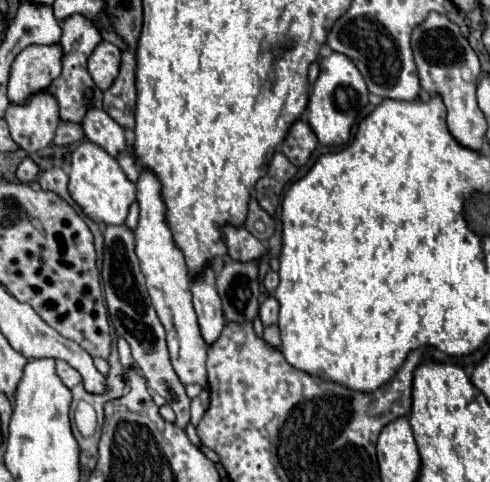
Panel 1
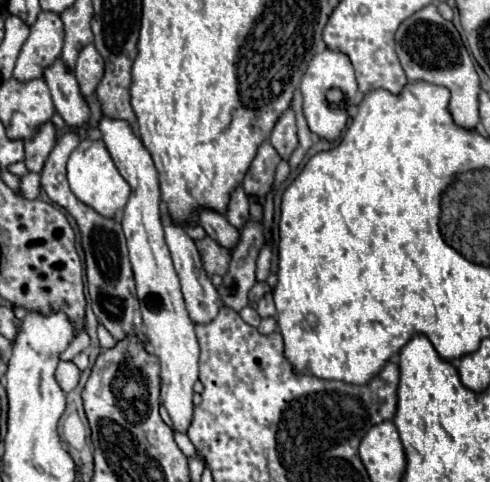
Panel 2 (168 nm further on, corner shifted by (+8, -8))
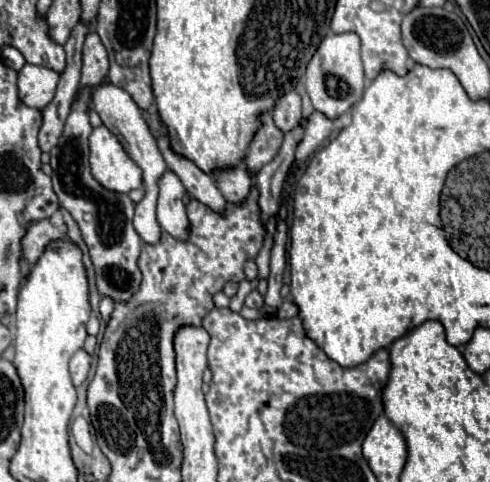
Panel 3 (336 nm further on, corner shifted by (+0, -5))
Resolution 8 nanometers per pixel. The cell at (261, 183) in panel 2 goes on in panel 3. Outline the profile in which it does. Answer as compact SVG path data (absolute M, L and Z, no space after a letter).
M268 111L260 113L260 121L262 121L262 125L254 133L250 149L246 153L246 165L252 173L260 171L262 165L266 165L268 161L272 161L272 157L276 157L276 153L282 145L282 139L284 139L284 133L274 125L272 115Z

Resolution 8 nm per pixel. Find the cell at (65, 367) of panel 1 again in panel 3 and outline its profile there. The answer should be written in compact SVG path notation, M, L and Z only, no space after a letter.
M84 349L76 351L74 357L70 359L70 373L72 373L72 381L76 387L86 381L88 371L90 371L90 361L92 361L92 357Z

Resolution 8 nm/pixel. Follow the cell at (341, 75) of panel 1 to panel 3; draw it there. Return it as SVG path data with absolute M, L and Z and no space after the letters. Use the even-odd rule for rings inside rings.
M346 31L346 33L330 33L326 35L314 57L310 59L308 67L306 67L306 91L312 99L312 105L316 111L322 111L326 117L336 119L340 117L344 111L348 111L352 107L354 101L360 99L360 93L364 93L366 87L366 77L364 77L364 69L362 69L362 61L360 61L360 39L356 33ZM328 75L336 75L340 77L346 85L348 85L348 93L344 97L330 97L326 91L326 77Z

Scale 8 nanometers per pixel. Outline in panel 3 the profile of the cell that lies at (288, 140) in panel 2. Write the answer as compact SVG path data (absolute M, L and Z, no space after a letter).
M288 91L284 93L274 109L272 109L272 117L274 117L274 123L286 133L288 129L296 127L302 119L302 101L300 101L300 95L296 91Z

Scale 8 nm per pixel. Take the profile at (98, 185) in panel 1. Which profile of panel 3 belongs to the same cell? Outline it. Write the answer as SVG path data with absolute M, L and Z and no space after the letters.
M104 125L90 135L90 167L92 175L118 193L130 193L142 185L142 169L130 159L116 135Z

